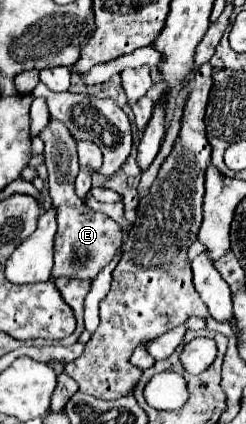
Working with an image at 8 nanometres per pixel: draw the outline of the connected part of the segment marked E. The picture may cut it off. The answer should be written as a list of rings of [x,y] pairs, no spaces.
[[[49,119],[49,125],[41,131],[41,139],[45,141],[45,165],[49,171],[49,195],[53,199],[53,207],[57,211],[57,233],[55,233],[55,267],[51,277],[73,277],[91,281],[95,275],[115,257],[117,249],[123,243],[121,227],[101,212],[93,211],[85,205],[83,199],[75,195],[75,177],[79,173],[77,161],[77,143],[67,131],[63,123],[57,119]]]

